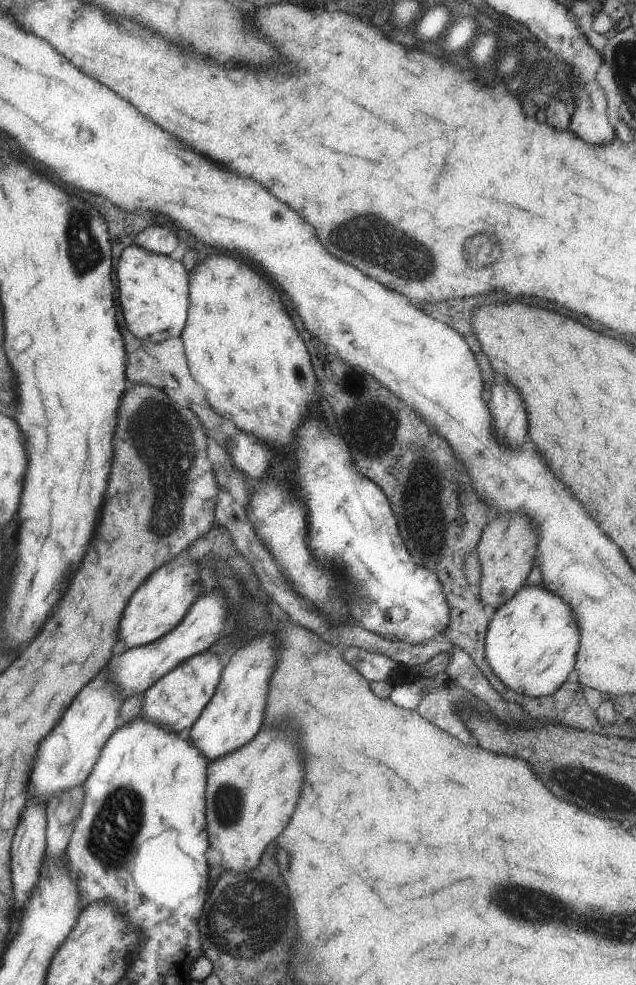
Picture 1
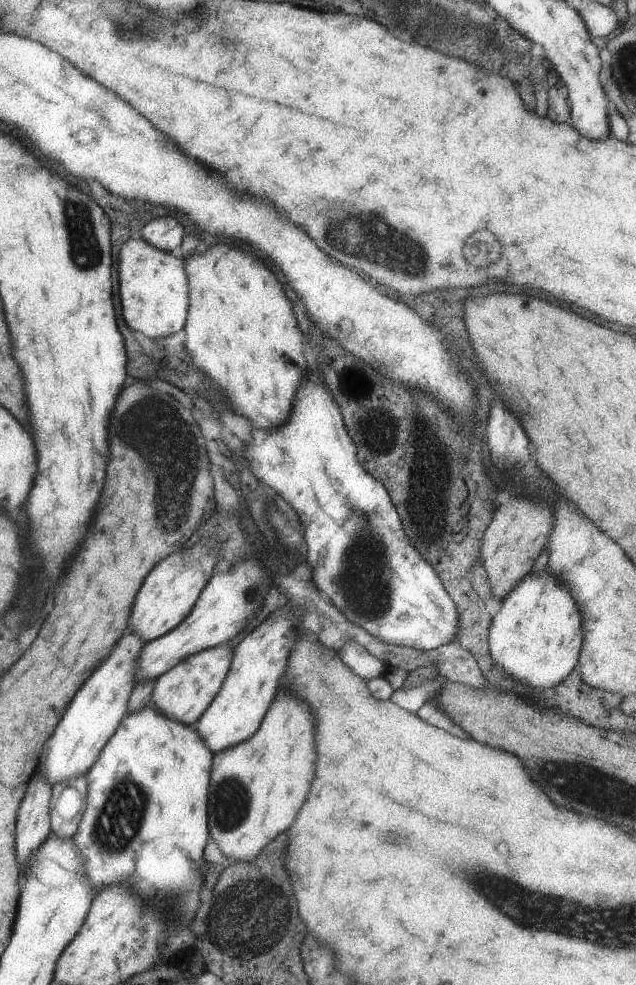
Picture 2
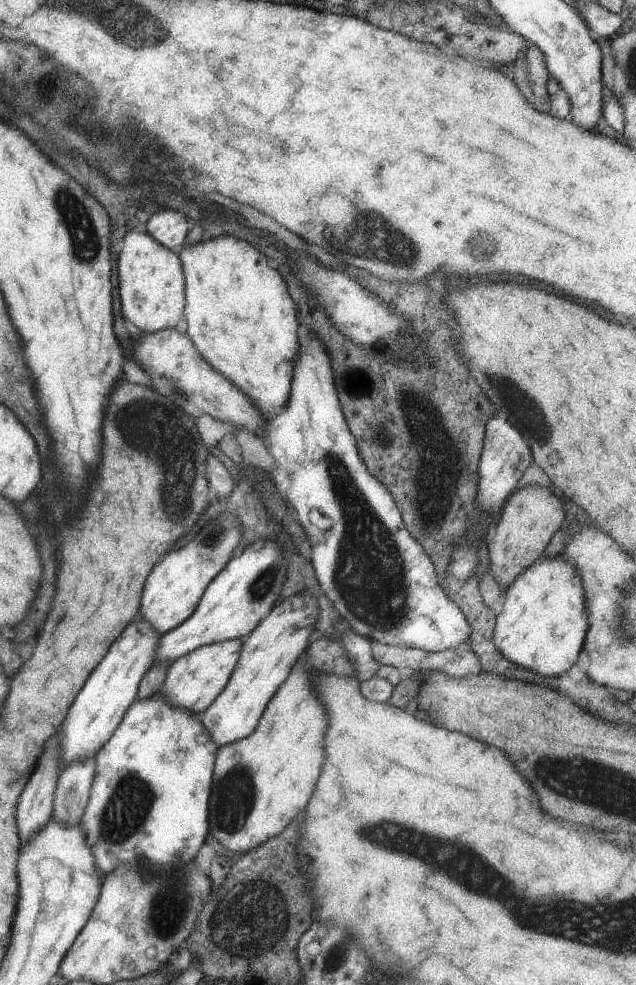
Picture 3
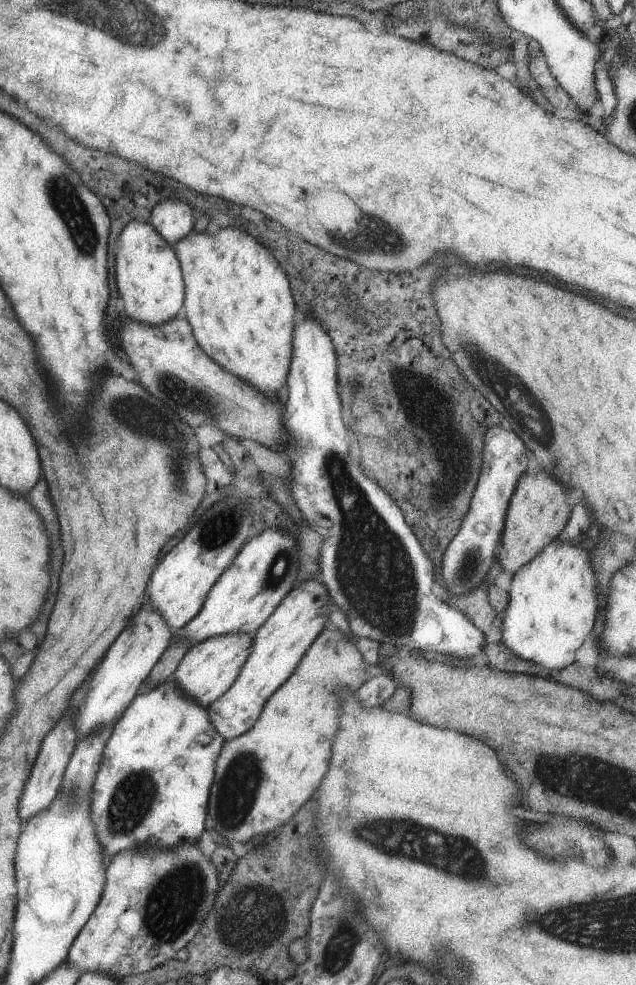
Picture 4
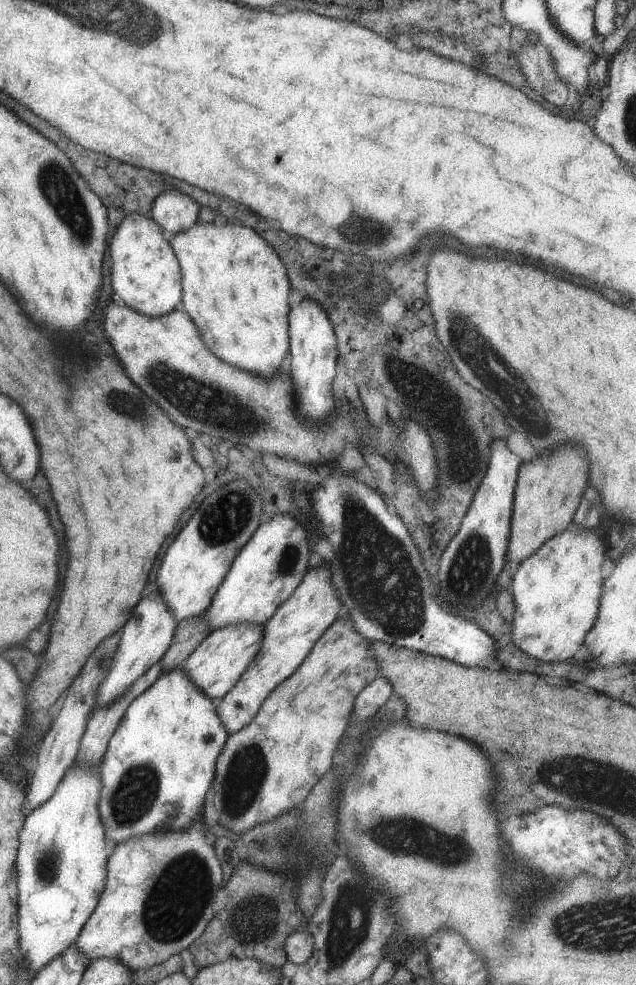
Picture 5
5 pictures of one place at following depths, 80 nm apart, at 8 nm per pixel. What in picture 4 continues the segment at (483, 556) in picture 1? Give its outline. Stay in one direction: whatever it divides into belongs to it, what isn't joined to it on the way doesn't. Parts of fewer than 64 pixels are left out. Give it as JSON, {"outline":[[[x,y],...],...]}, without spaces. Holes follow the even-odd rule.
{"outline":[[[546,472],[523,473],[519,477],[505,513],[502,537],[496,548],[495,558],[505,572],[513,574],[563,530],[570,516],[567,491],[563,484],[553,480]]]}

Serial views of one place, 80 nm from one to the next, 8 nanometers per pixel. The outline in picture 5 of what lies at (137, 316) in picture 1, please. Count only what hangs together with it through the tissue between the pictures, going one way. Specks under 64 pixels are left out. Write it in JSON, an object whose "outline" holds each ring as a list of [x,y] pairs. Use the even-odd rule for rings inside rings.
{"outline":[[[131,212],[121,219],[109,242],[113,292],[123,304],[148,317],[167,314],[181,300],[180,268],[167,239],[151,217]]]}

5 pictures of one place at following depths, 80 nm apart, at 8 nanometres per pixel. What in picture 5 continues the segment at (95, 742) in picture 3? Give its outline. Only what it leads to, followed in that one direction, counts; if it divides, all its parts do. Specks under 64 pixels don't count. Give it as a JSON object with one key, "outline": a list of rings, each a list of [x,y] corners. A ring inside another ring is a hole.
{"outline":[[[155,589],[137,601],[131,616],[121,628],[121,636],[116,646],[112,665],[105,675],[103,682],[100,682],[96,692],[96,703],[94,708],[110,705],[123,691],[147,668],[159,661],[170,645],[174,628],[176,627],[174,614],[168,609],[167,603]]]}

